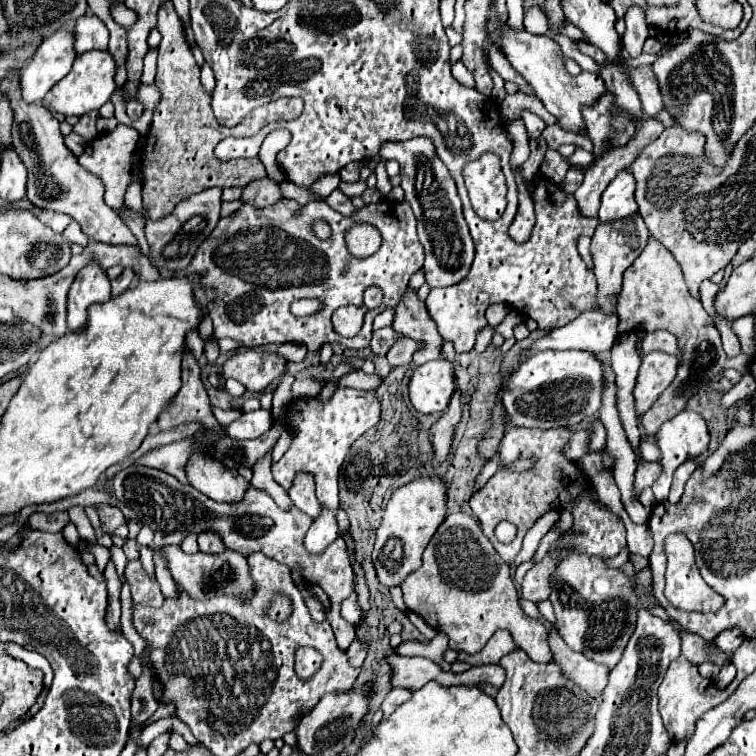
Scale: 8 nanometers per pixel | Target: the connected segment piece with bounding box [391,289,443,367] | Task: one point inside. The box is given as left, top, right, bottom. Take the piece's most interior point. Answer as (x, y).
(410, 319)

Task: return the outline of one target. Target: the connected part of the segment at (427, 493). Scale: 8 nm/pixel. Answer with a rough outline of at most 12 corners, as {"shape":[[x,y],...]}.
{"shape":[[439,475],[399,487],[371,553],[377,577],[401,585],[447,515]]}

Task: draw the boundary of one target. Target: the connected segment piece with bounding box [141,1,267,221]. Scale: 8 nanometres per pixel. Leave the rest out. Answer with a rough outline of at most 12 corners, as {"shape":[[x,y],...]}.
{"shape":[[171,1],[143,159],[143,215],[167,217],[209,187],[265,179],[253,159],[219,161],[231,131]]}

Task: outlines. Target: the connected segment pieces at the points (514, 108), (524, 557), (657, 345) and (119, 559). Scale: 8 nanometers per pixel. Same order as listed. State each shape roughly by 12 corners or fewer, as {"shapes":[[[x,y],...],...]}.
{"shapes":[[[523,91],[507,95],[501,117],[521,117],[523,109],[537,113],[545,125],[557,121],[533,95]],[[548,511],[523,539],[515,565],[530,560],[560,514]],[[669,331],[647,333],[641,349],[679,355],[677,339]],[[113,545],[111,559],[117,565],[119,581],[125,581],[123,573],[127,557],[119,547]]]}

